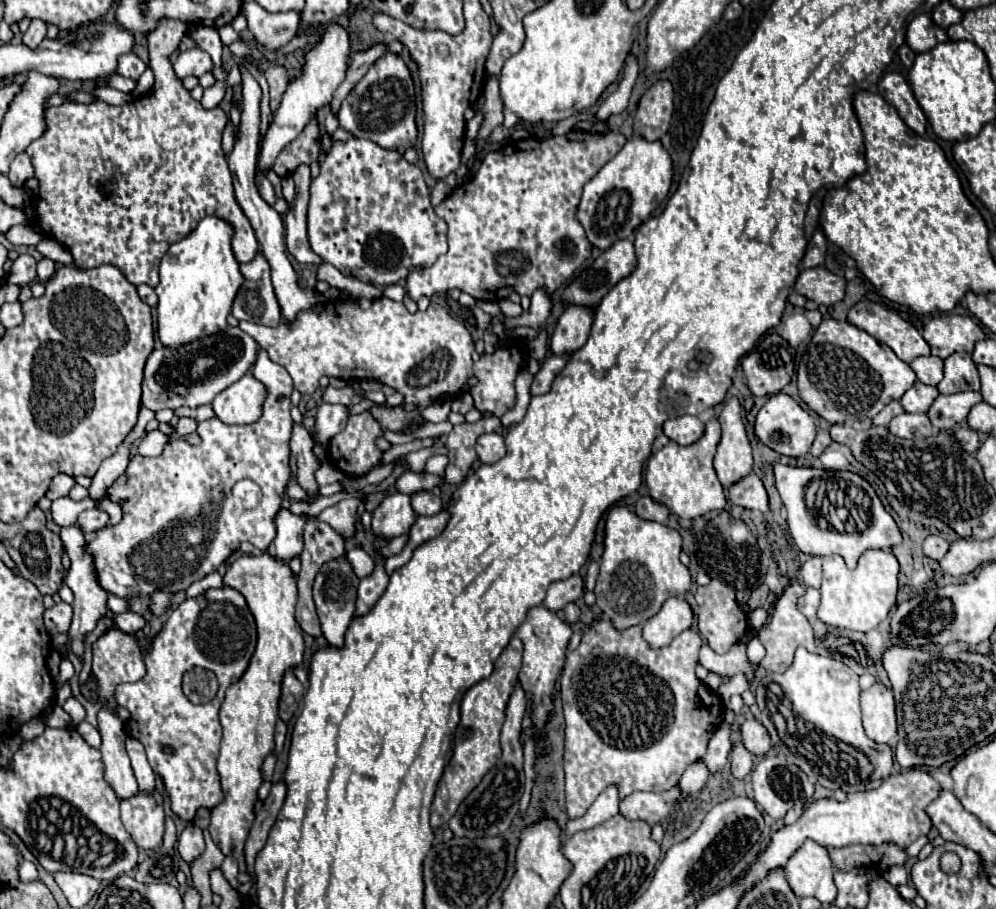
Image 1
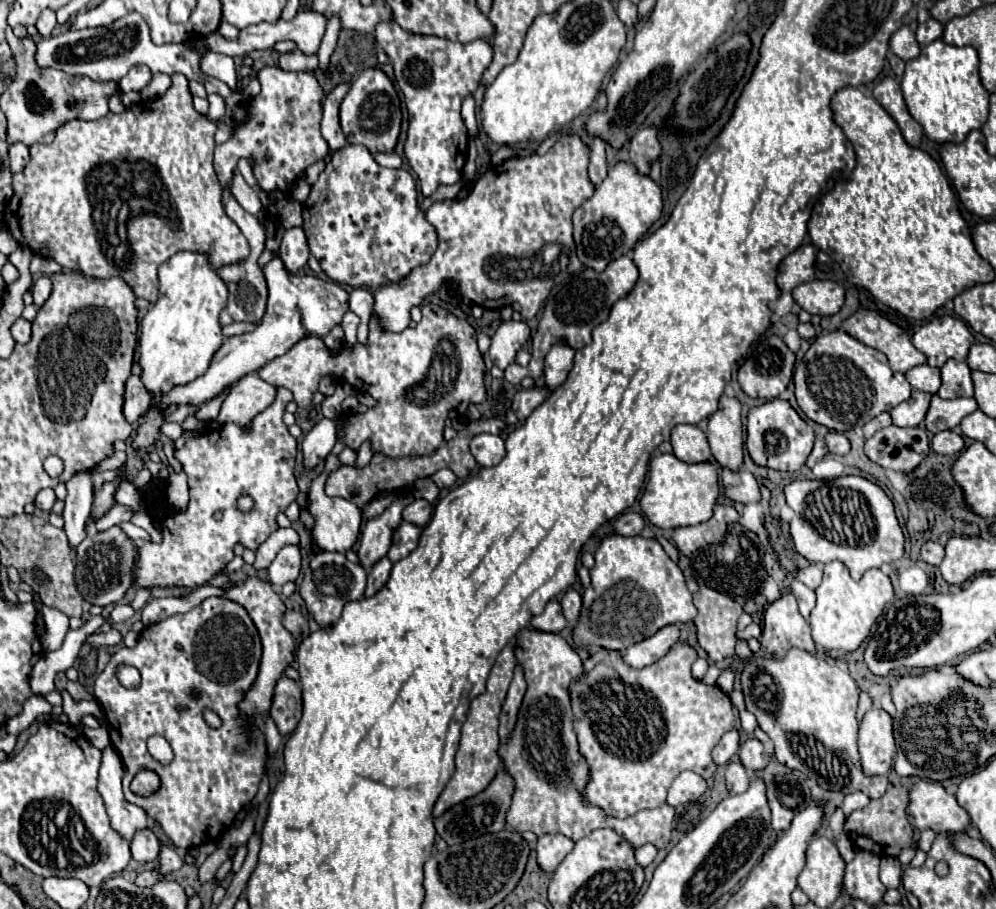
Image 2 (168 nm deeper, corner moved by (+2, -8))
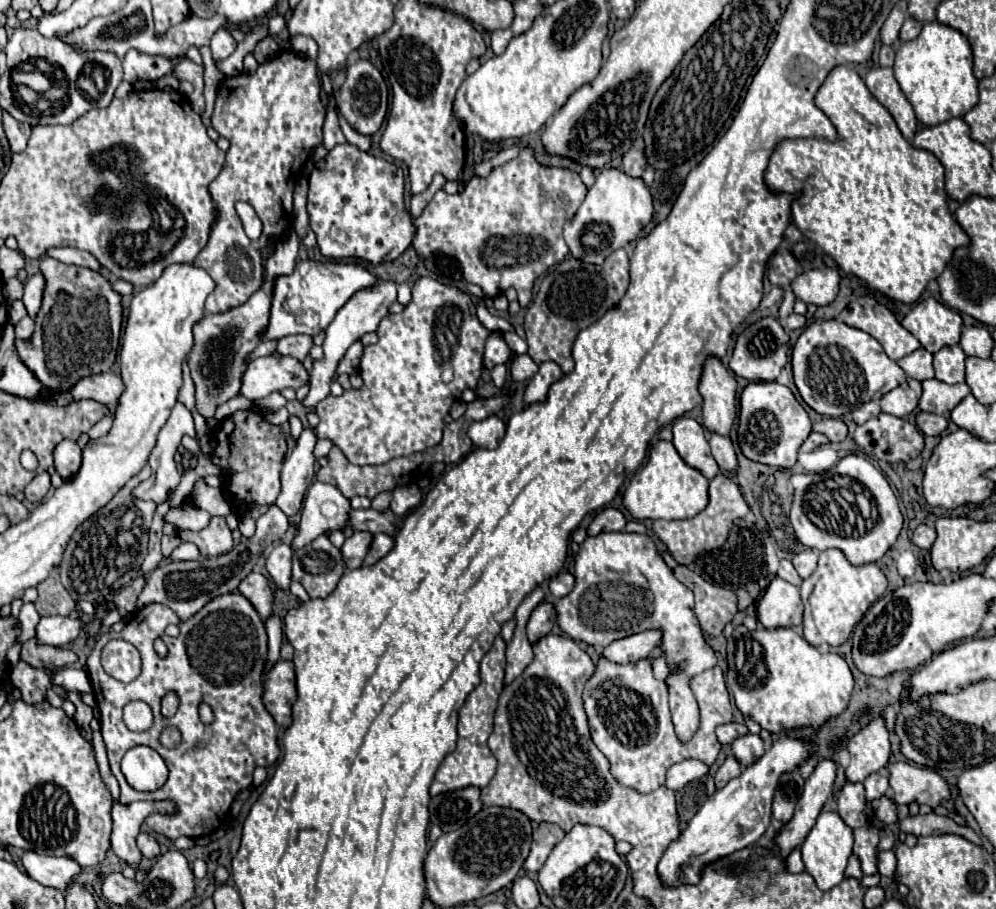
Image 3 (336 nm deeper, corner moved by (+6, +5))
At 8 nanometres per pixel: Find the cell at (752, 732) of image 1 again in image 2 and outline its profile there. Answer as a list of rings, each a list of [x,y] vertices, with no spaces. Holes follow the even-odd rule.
[[[750,737],[742,743],[738,757],[740,757],[742,765],[752,771],[760,771],[768,765],[768,755],[764,751],[764,745],[756,737]]]

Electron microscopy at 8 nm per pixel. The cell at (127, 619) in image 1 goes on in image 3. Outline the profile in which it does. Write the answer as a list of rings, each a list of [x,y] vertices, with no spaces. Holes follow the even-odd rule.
[[[44,616],[36,626],[36,638],[38,638],[38,644],[64,646],[76,640],[82,626],[84,622],[80,618],[72,620],[70,616]]]

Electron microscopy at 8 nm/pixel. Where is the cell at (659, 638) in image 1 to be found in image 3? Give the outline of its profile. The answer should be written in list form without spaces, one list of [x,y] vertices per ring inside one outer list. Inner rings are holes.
[[[644,630],[620,640],[614,640],[610,646],[604,648],[604,656],[618,664],[636,662],[640,658],[646,658],[654,646],[662,640],[662,630]]]

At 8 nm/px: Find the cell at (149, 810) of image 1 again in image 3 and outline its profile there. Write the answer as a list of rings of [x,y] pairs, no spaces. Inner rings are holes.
[[[140,832],[138,834],[138,848],[142,852],[142,856],[154,860],[158,854],[160,854],[160,848],[158,848],[158,842],[154,840],[154,836],[146,834],[146,832]]]

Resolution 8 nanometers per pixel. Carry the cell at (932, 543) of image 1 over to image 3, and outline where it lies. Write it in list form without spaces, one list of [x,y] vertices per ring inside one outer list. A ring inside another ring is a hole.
[[[922,524],[922,526],[918,526],[918,528],[914,530],[912,540],[914,540],[914,544],[916,544],[918,548],[926,548],[926,550],[930,550],[932,544],[934,544],[934,540],[936,540],[936,530],[930,528],[930,526],[924,526],[924,524]]]

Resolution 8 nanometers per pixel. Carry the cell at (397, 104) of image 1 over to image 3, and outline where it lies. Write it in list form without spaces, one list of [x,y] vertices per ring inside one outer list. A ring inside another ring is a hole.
[[[360,58],[346,68],[346,82],[340,88],[338,106],[340,106],[342,116],[346,118],[346,122],[356,132],[372,136],[380,130],[380,126],[386,118],[386,112],[388,112],[388,86],[386,86],[382,74],[378,72],[378,68],[370,60]]]

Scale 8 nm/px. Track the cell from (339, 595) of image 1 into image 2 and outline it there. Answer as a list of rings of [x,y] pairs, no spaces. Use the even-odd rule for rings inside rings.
[[[316,553],[304,571],[304,579],[300,583],[300,597],[304,599],[308,613],[314,615],[316,623],[320,627],[328,627],[340,619],[342,607],[348,601],[356,601],[364,595],[364,587],[366,587],[364,567],[360,567],[358,563],[350,563],[342,553]]]

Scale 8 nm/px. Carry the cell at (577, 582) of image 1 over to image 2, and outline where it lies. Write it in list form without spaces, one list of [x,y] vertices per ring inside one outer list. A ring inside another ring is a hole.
[[[550,601],[540,615],[532,617],[530,627],[532,629],[540,629],[544,633],[560,633],[566,627],[566,619],[562,615],[560,603],[558,601]]]

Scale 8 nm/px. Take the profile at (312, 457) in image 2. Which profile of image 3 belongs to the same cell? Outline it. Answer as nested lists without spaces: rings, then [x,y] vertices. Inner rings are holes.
[[[304,428],[292,454],[284,461],[282,468],[282,494],[276,500],[276,506],[286,514],[294,516],[302,508],[304,492],[314,482],[314,446],[318,442],[318,436],[314,428]]]

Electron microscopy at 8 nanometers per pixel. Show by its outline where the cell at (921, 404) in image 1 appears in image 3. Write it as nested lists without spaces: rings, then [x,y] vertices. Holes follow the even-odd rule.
[[[910,378],[904,384],[900,384],[898,388],[890,390],[888,394],[882,396],[882,400],[880,400],[882,412],[904,418],[918,406],[920,394],[922,394],[922,384],[918,380]]]

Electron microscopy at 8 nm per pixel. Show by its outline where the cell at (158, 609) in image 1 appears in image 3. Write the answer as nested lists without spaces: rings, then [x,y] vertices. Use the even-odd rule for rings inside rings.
[[[250,572],[250,574],[240,582],[238,592],[250,600],[250,604],[256,608],[256,612],[260,614],[260,618],[262,618],[264,622],[272,616],[274,594],[272,594],[272,588],[270,588],[270,584],[268,584],[268,580],[266,580],[264,574]]]

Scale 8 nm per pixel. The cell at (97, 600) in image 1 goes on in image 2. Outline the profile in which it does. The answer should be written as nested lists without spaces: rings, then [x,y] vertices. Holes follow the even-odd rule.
[[[74,473],[70,481],[66,483],[66,507],[64,507],[64,531],[70,539],[70,543],[76,547],[84,537],[84,525],[90,517],[90,505],[92,505],[92,473]]]

